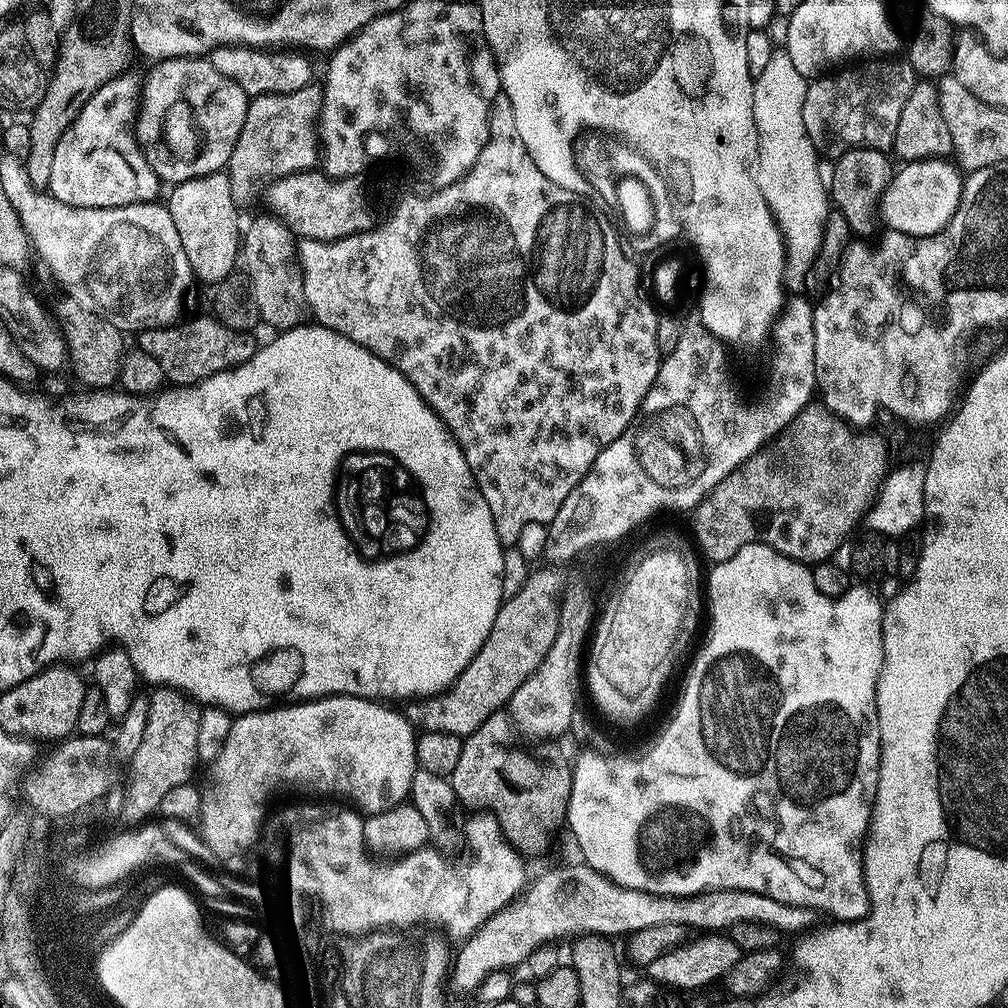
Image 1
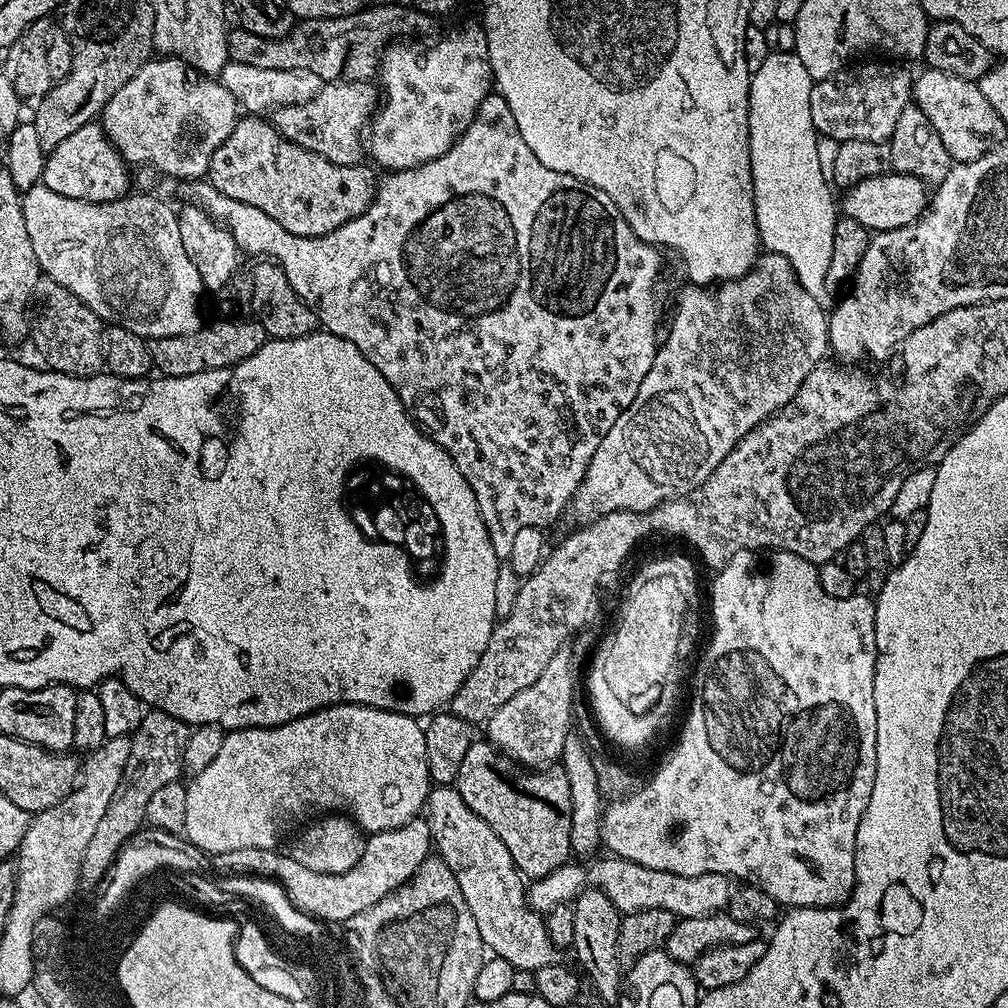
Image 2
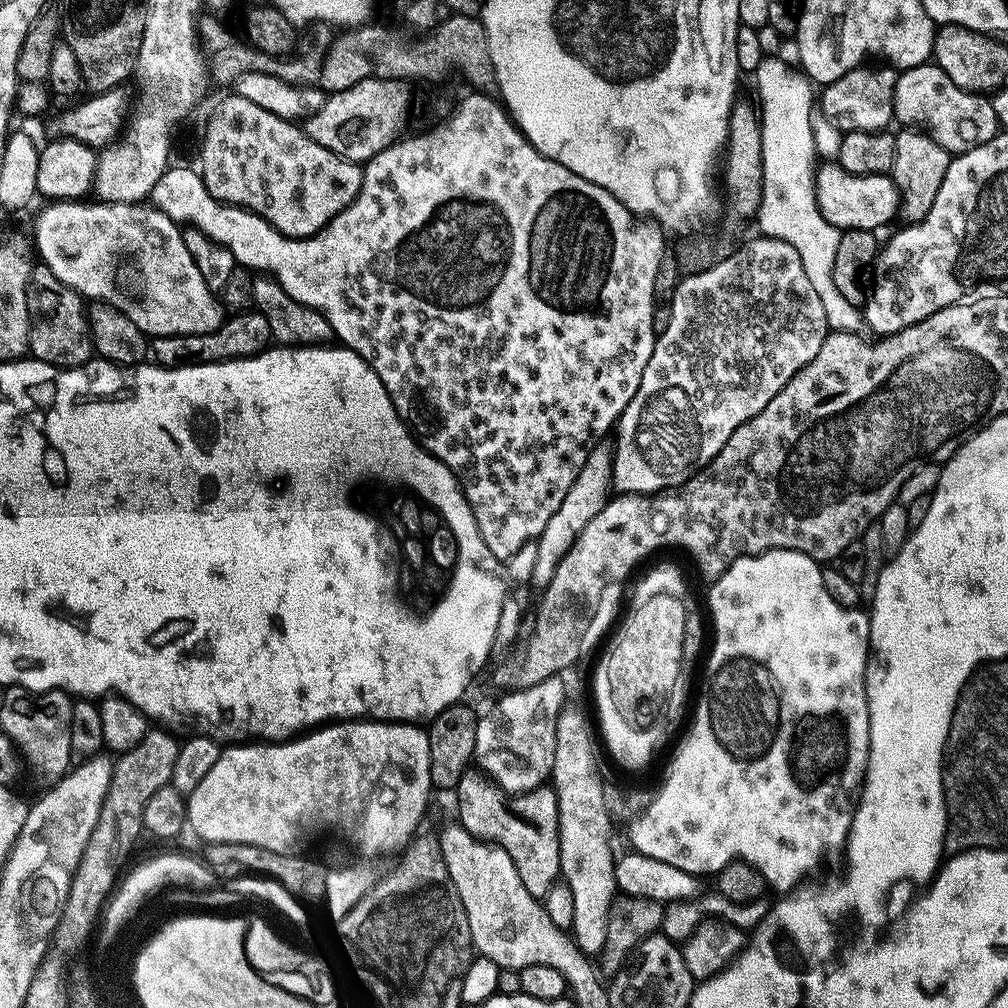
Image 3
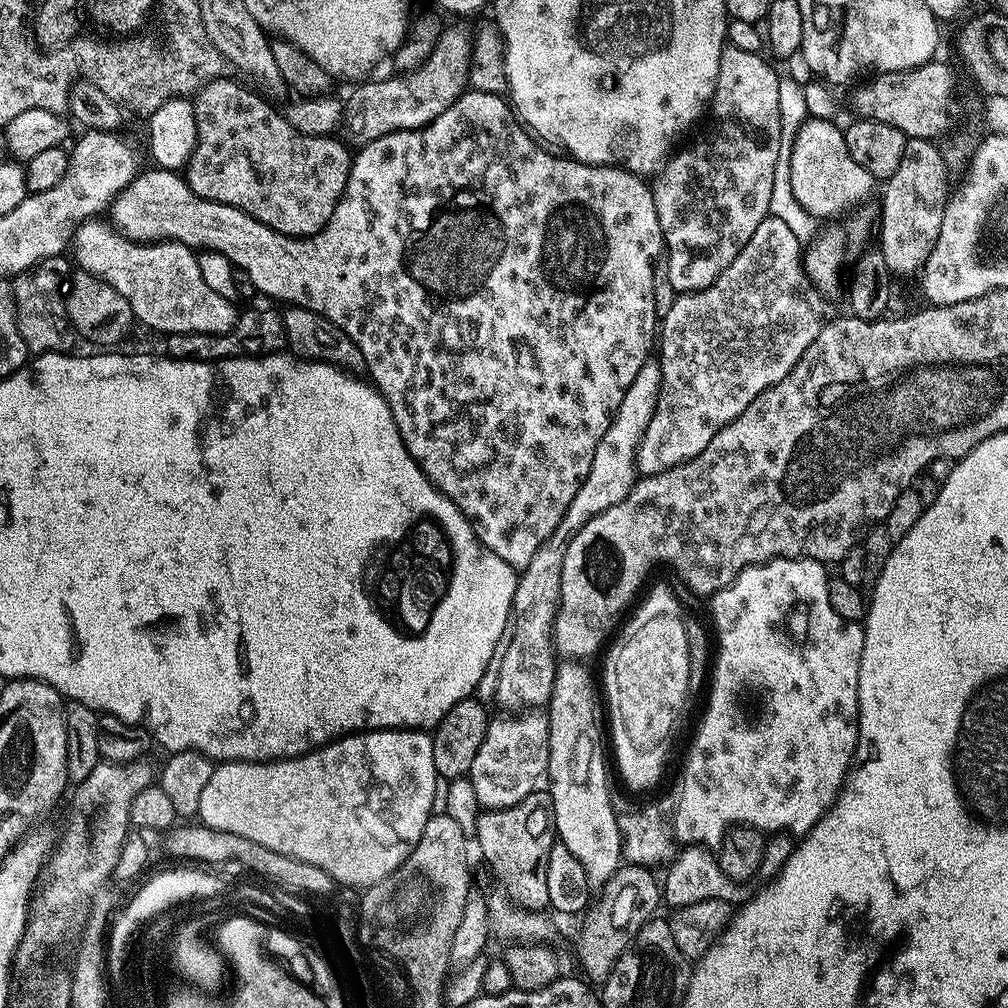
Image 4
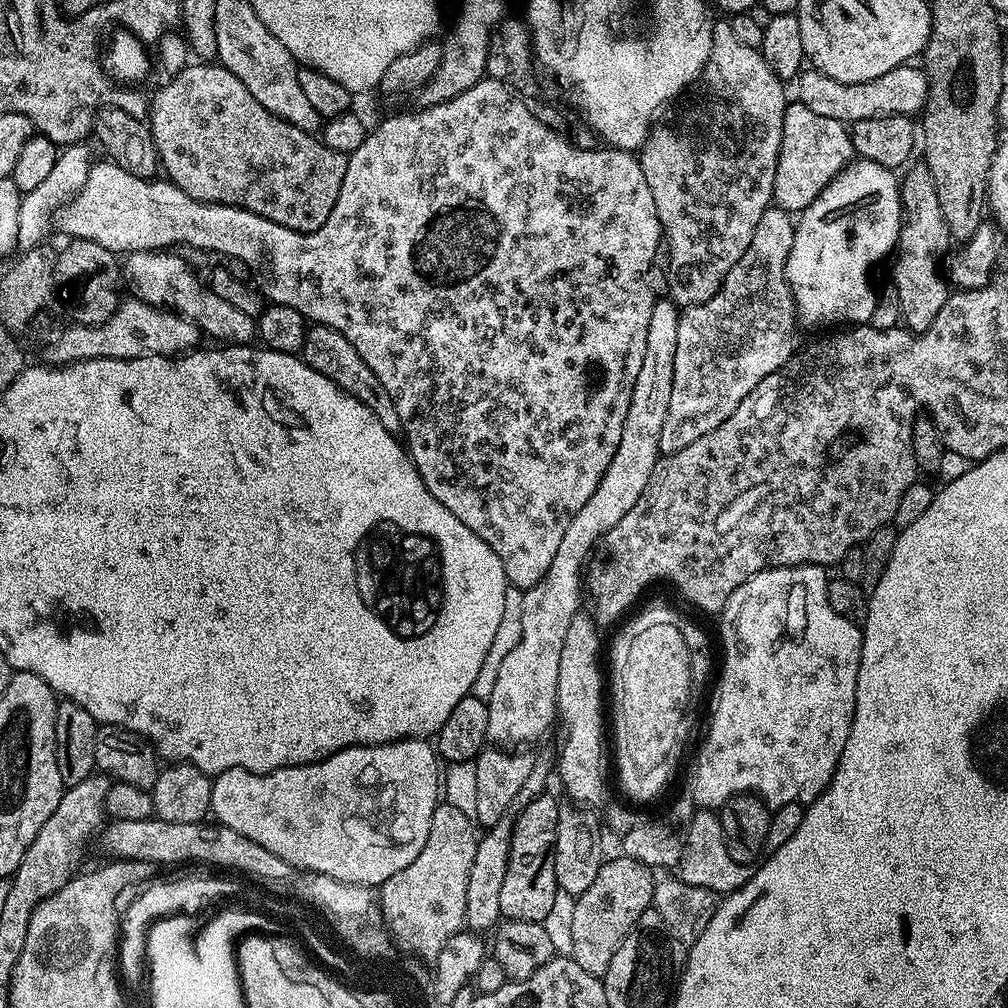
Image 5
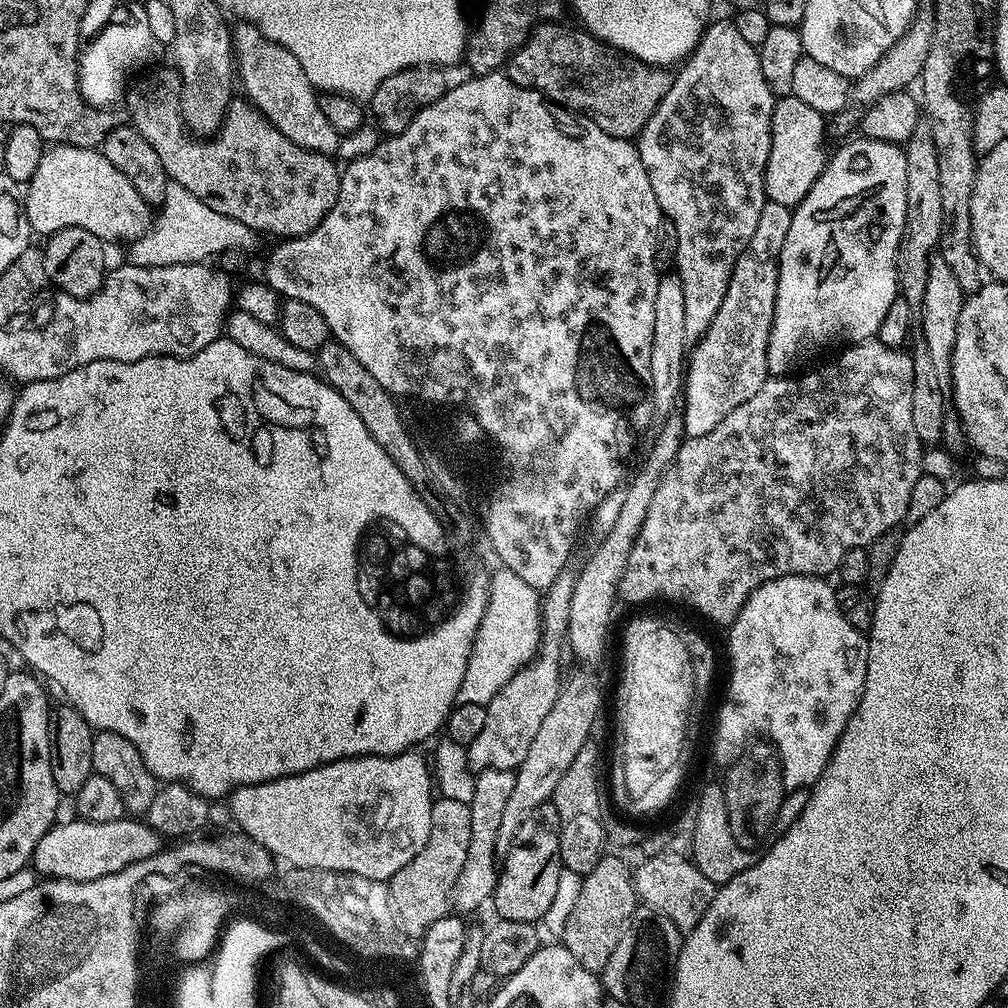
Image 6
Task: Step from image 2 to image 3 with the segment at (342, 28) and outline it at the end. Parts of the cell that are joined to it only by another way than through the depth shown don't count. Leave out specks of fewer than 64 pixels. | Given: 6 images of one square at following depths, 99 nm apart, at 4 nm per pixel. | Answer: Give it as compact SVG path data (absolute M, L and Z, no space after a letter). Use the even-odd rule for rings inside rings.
M201 15L198 20L198 40L206 53L208 59L206 72L213 85L228 84L228 86L232 86L235 85L236 80L248 74L270 74L287 84L299 84L301 86L312 86L319 81L322 59L320 52L308 52L305 56L294 54L289 58L271 56L265 52L260 52L247 43L244 45L230 29L224 28L219 15L204 15Z

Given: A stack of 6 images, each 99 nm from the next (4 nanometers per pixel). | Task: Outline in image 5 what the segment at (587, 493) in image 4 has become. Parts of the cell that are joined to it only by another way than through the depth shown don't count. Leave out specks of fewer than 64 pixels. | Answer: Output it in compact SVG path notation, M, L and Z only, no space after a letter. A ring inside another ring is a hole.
M660 298L653 303L650 310L650 326L646 333L646 354L642 358L642 370L638 370L638 378L634 382L634 390L632 391L632 398L630 400L630 410L626 412L626 422L622 426L622 442L618 442L618 450L614 450L614 458L610 458L610 466L606 470L606 474L602 474L602 482L598 482L598 490L594 490L594 494L590 494L590 502L586 502L586 506L582 506L582 510L578 510L578 514L574 514L570 526L566 526L566 534L562 538L562 543L558 545L558 554L554 554L554 562L550 562L550 570L546 570L542 582L538 582L533 588L527 589L520 597L518 611L520 621L522 622L522 634L518 638L514 650L510 650L510 654L506 654L506 658L502 658L502 666L498 668L497 684L492 687L492 692L487 698L488 709L490 710L488 738L493 745L528 746L531 740L538 739L551 724L555 725L557 723L558 661L562 658L562 642L566 642L566 630L570 630L570 622L581 611L580 592L582 596L582 577L585 575L586 565L594 549L599 545L600 537L605 536L614 526L618 526L618 522L622 522L622 518L628 513L630 506L634 506L634 502L638 502L638 498L642 498L642 490L646 490L646 482L650 482L650 474L654 474L656 461L662 455L662 449L658 446L658 434L662 434L662 422L666 422L666 410L670 407L670 389L674 386L674 350L678 350L678 322L680 321L680 313L681 309L673 304L671 299Z

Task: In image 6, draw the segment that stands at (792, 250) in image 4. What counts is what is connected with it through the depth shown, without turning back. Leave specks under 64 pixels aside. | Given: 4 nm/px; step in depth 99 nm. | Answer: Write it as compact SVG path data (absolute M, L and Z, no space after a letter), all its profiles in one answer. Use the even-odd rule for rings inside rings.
M773 200L762 206L753 237L741 250L733 267L726 298L722 298L722 306L718 306L710 330L695 341L687 357L682 387L685 437L710 434L730 410L738 410L746 398L754 398L769 379L768 339L774 322L782 242L786 242L786 233L790 231L792 213L793 209Z

